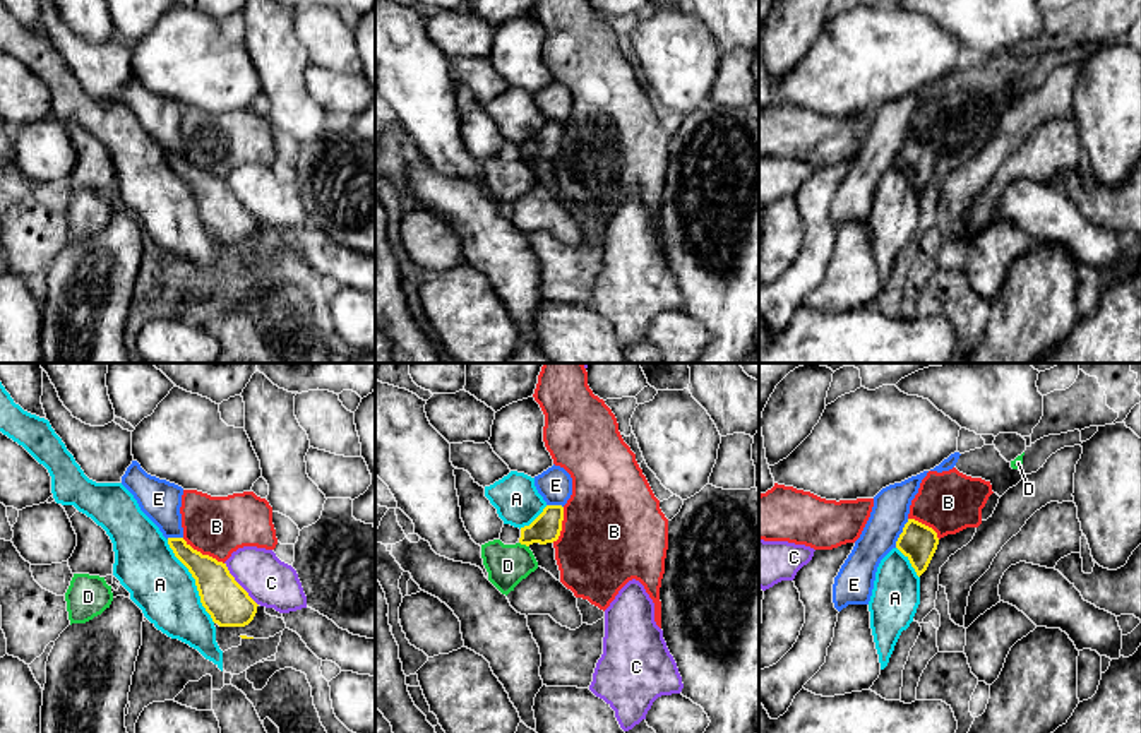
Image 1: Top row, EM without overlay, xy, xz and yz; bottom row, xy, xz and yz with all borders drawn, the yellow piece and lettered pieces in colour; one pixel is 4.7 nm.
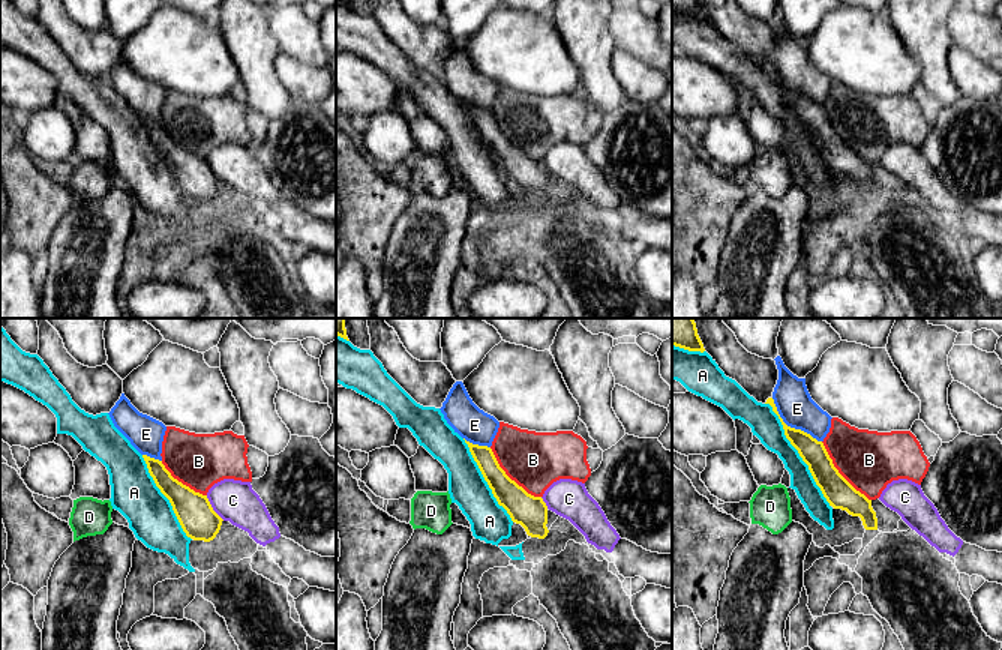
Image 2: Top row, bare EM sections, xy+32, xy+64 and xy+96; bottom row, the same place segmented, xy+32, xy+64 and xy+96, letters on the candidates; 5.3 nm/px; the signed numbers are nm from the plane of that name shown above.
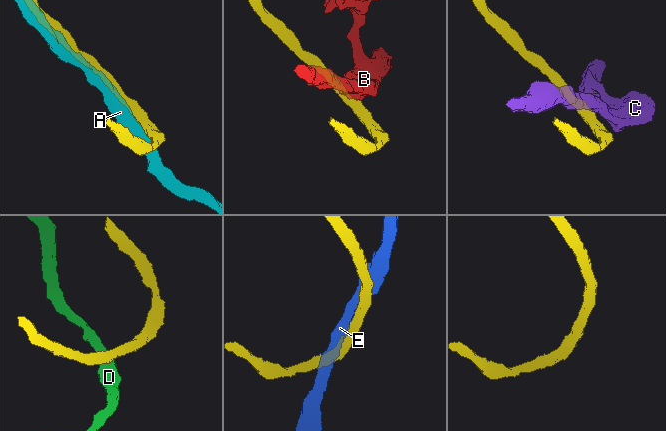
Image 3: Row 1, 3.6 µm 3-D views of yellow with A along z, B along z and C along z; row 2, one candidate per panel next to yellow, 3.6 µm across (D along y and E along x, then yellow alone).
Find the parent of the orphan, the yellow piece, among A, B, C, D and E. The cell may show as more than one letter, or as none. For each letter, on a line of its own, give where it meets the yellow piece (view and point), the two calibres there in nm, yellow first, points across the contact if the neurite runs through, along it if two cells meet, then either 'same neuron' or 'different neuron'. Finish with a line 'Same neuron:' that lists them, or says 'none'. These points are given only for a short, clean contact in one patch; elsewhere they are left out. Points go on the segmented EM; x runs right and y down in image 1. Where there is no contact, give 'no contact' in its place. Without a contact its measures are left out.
A: meets yellow in xy at (196, 581); 200 nm thick on the yellow side, 300 nm on the other; same neuron
B: meets yellow in xy at (201, 554); 200 nm thick on the yellow side, 280 nm on the other; border along xy (182, 538), (223, 564); different neuron
C: meets yellow in xy at (238, 584); 200 nm thick on the yellow side, 220 nm on the other; border along xy (225, 562), (233, 579), (257, 605); different neuron
D: meets yellow in xz at (525, 543); 140 nm thick on the yellow side, 190 nm on the other; border along xz (519, 542), (528, 547); different neuron
E: meets yellow in yz at (902, 533); 170 nm thick on the yellow side, 180 nm on the other; different neuron
Same neuron: A

